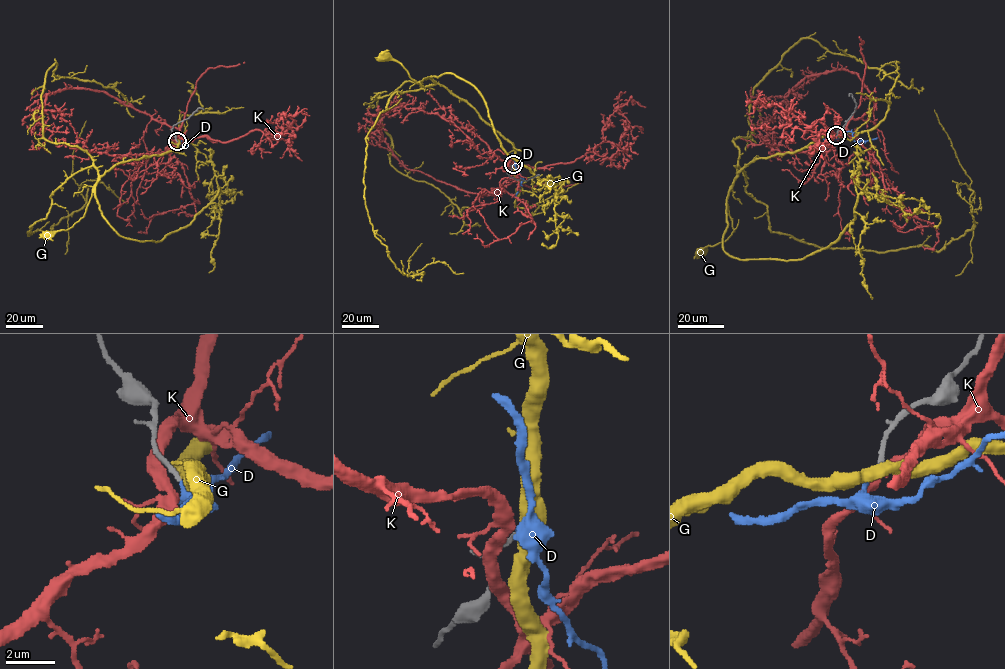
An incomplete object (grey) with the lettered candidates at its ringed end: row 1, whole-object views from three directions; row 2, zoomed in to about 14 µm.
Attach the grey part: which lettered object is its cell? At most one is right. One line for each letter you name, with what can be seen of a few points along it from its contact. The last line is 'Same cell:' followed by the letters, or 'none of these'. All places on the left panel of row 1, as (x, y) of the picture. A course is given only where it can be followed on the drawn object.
Same cell: D

